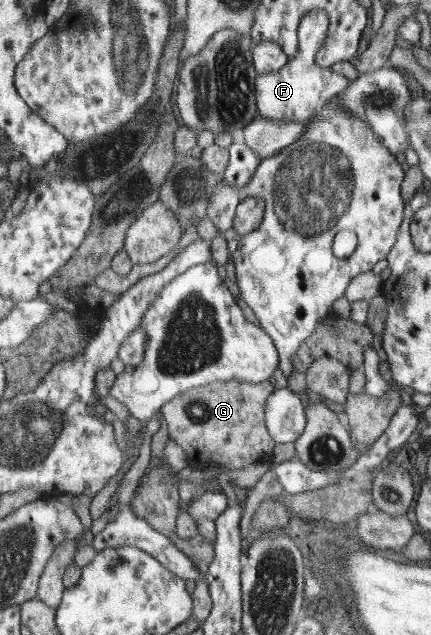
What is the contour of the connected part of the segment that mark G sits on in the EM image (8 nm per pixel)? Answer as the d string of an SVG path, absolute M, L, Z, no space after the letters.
M269 380L260 383L215 381L192 390L193 392L187 391L187 394L179 398L175 396L161 410L168 425L169 436L184 449L188 458L201 458L201 454L205 454L209 462L213 460L226 468L243 468L259 461L271 462L275 452L275 439L266 425L266 404L275 389Z

